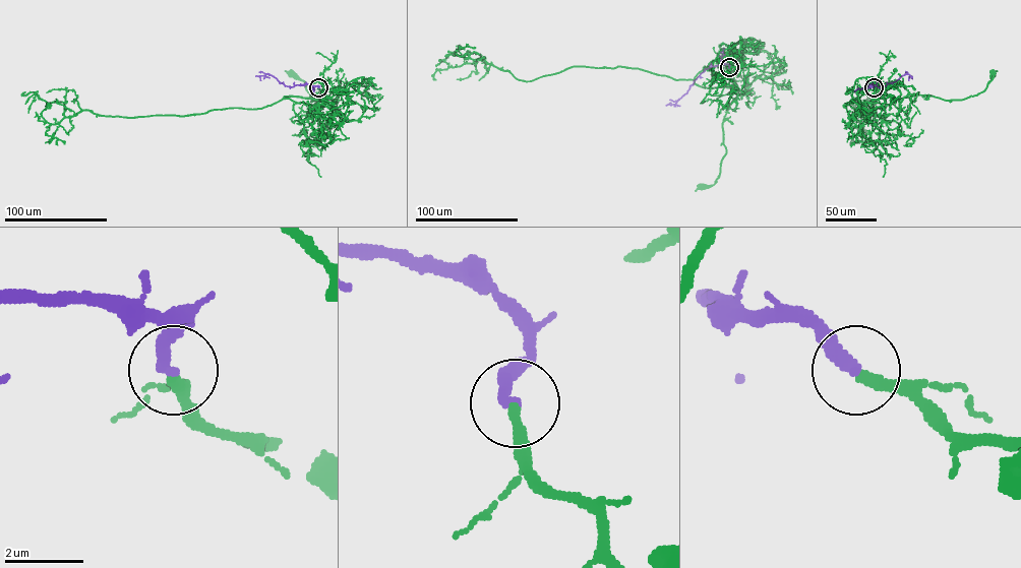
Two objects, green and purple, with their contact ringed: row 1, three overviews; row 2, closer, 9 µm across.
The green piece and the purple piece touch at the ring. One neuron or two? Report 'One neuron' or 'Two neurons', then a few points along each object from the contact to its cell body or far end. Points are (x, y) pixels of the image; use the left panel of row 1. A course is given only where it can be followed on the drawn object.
One neuron. Course of green: (318, 87), (327, 99), (316, 95), (312, 96), (312, 100), (315, 100), (310, 98), (306, 83), (291, 73). Course of purple: (318, 87), (307, 84), (290, 87), (268, 74), (258, 76), (260, 80)

